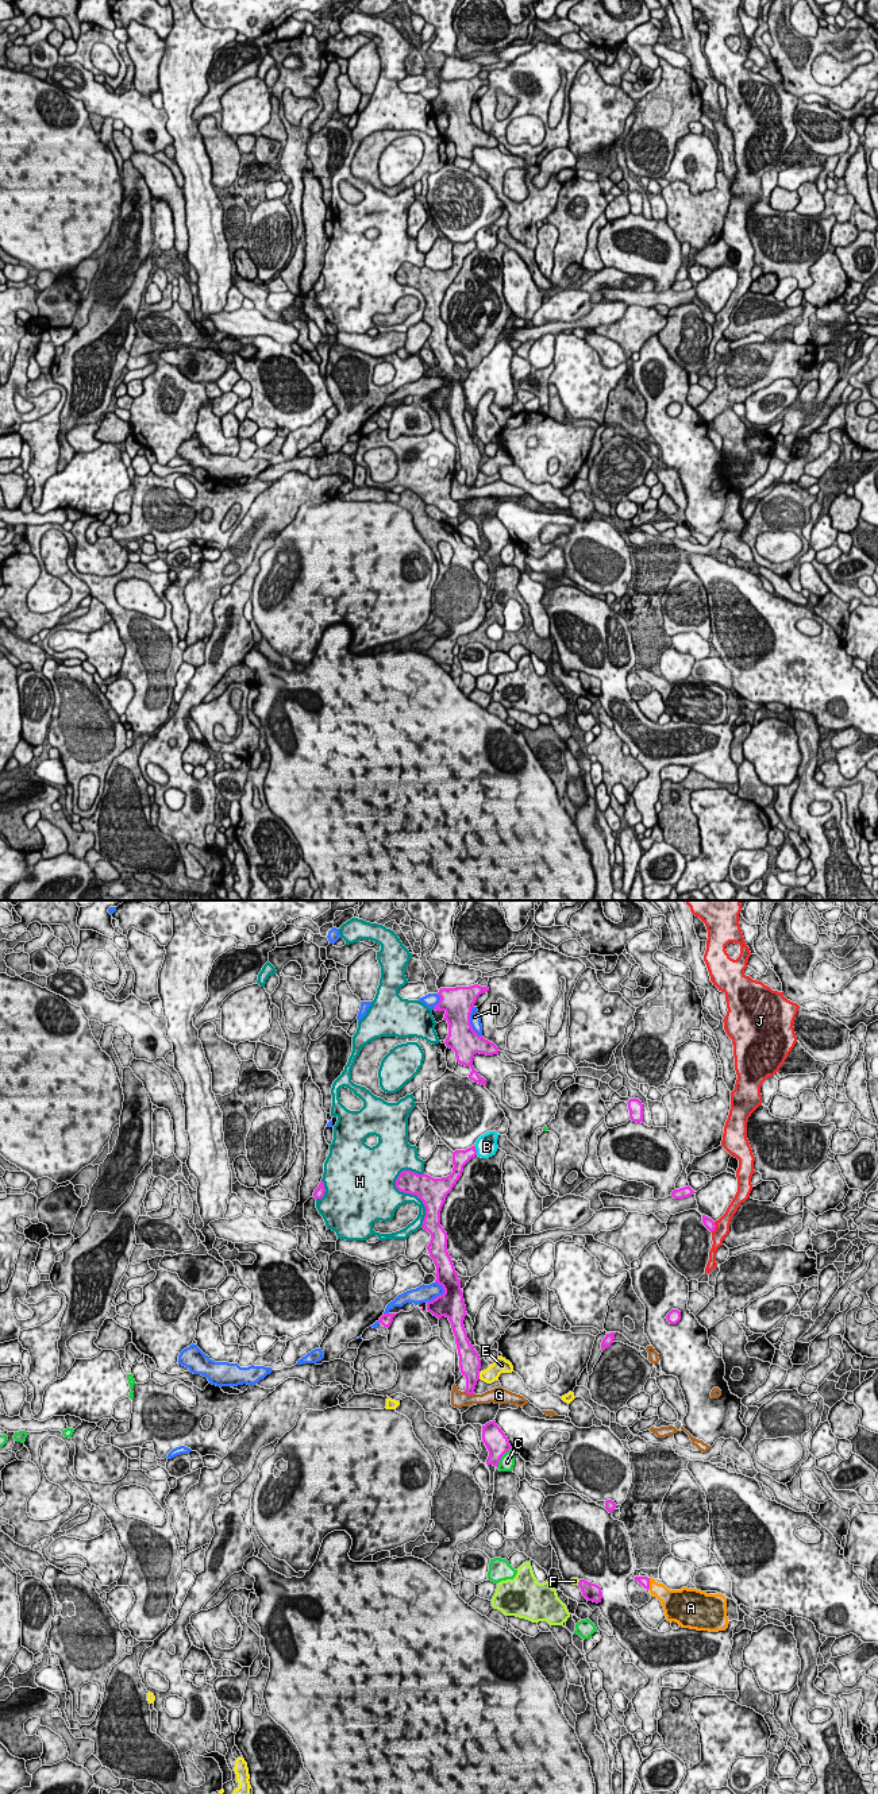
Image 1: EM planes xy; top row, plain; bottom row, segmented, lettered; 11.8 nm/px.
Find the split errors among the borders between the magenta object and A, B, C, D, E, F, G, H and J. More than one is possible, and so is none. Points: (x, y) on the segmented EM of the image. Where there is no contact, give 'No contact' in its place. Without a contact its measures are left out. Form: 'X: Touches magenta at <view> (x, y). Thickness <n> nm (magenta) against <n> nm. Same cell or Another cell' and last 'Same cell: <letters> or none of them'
A: Touches magenta at xy (649, 1584). Thickness 120 nm (magenta) against 180 nm. Same cell
B: Touches magenta at xy (476, 1150). Thickness 190 nm (magenta) against 260 nm. Another cell
C: Touches magenta at xy (501, 1455). Thickness 280 nm (magenta) against 190 nm. Another cell
D: Touches magenta at xy (469, 1022). Thickness 340 nm (magenta) against 130 nm. Another cell
E: Touches magenta at xy (478, 1376). Thickness 260 nm (magenta) against 180 nm. Another cell
F: Touches magenta at xy (578, 1582). Thickness 220 nm (magenta) against 90 nm. Another cell
G: Touches magenta at xy (469, 1393). Thickness 190 nm (magenta) against 190 nm. Another cell
H: Touches magenta at xy (414, 1193). Thickness 340 nm (magenta) against 220 nm. Another cell
J: Touches magenta at xy (715, 1227). Thickness 120 nm (magenta) against 170 nm. Another cell
Same cell: A

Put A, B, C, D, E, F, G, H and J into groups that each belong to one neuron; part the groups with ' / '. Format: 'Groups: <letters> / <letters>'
Groups: A / B / C / D / E / F / G / H / J

